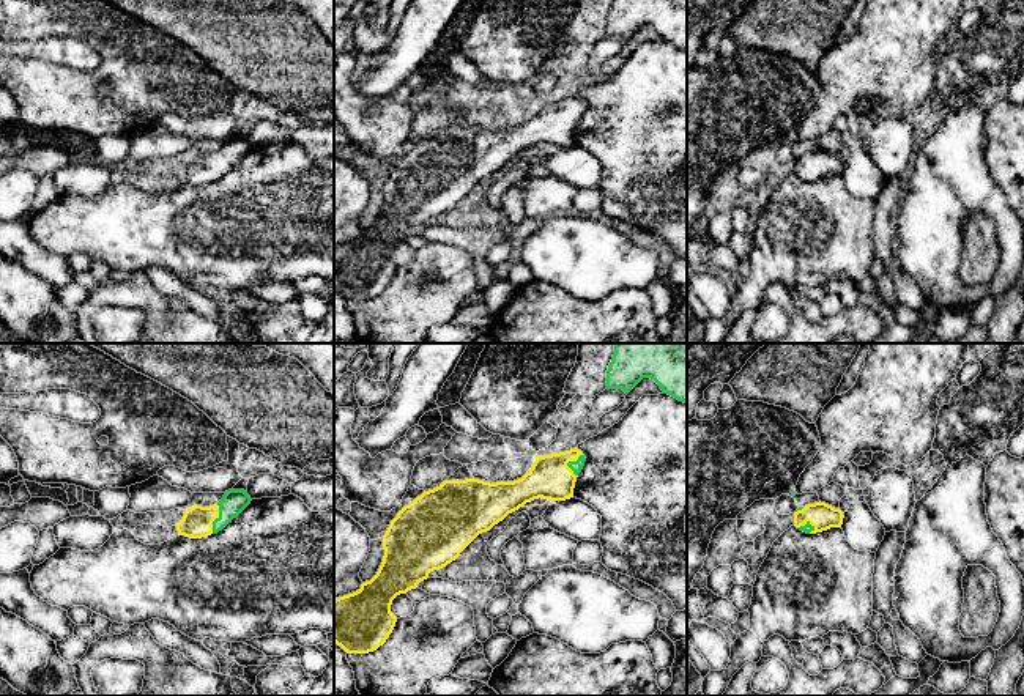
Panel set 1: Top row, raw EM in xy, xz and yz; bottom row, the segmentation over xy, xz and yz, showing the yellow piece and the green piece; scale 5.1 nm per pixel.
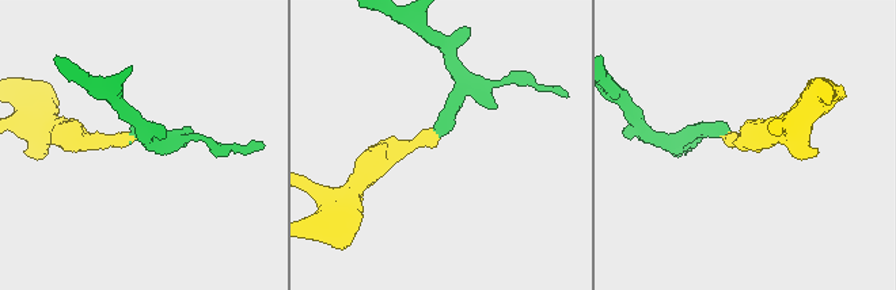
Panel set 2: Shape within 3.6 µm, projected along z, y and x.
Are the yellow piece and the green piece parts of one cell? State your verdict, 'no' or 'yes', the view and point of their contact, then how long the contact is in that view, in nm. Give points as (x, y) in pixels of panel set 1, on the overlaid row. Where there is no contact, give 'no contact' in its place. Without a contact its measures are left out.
yes; contact xy (216, 517); length 160 nm

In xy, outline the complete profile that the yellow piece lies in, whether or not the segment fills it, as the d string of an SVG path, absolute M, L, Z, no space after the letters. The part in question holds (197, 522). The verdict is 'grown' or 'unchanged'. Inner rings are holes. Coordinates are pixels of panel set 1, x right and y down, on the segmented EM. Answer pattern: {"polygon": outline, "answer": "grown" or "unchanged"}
{"polygon": "M228 490L214 505L194 505L184 512L183 520L176 524L178 535L202 539L217 534L236 518L250 501L247 491Z", "answer": "grown"}

